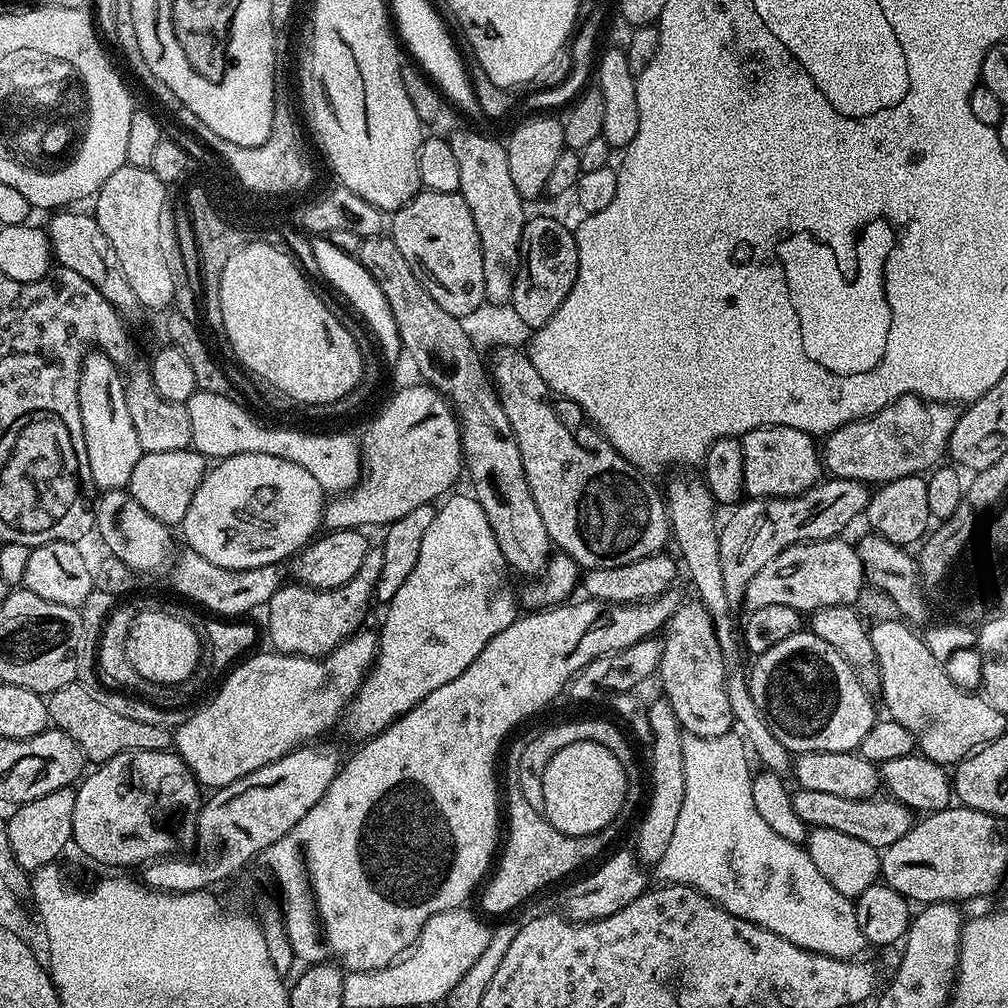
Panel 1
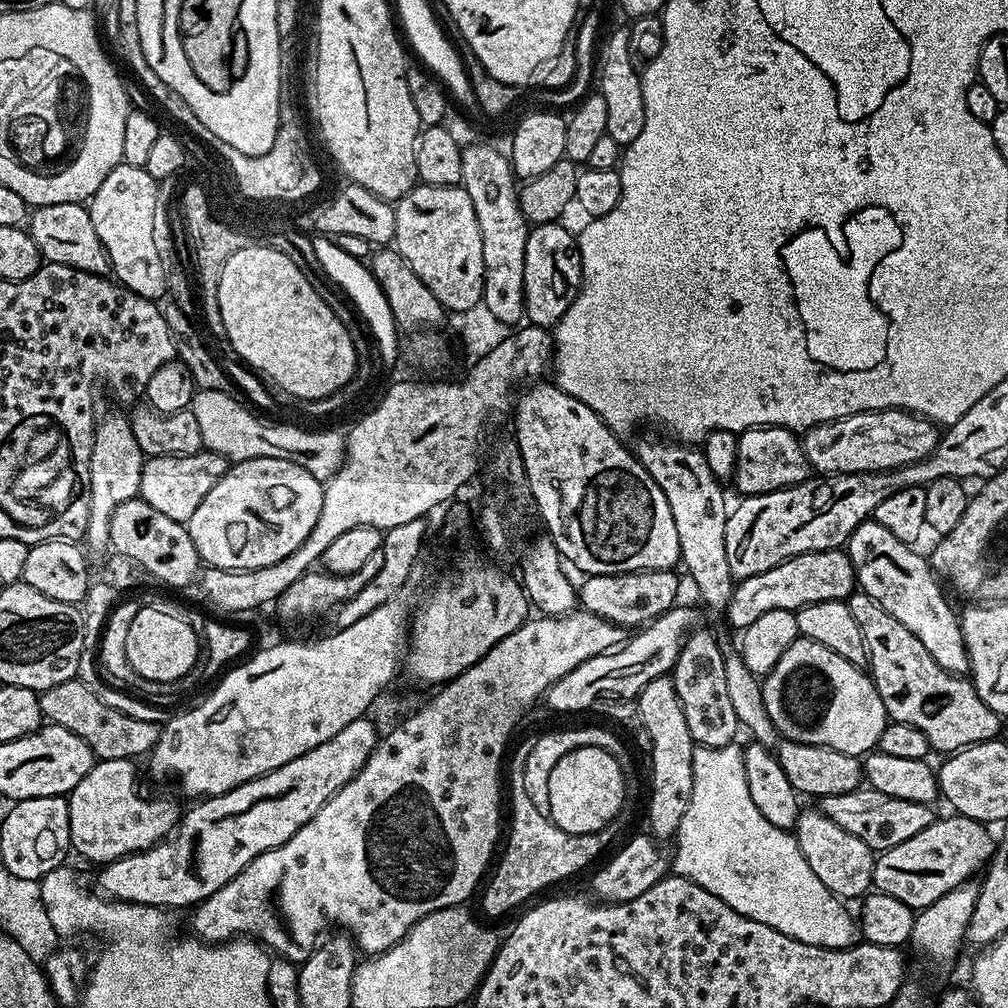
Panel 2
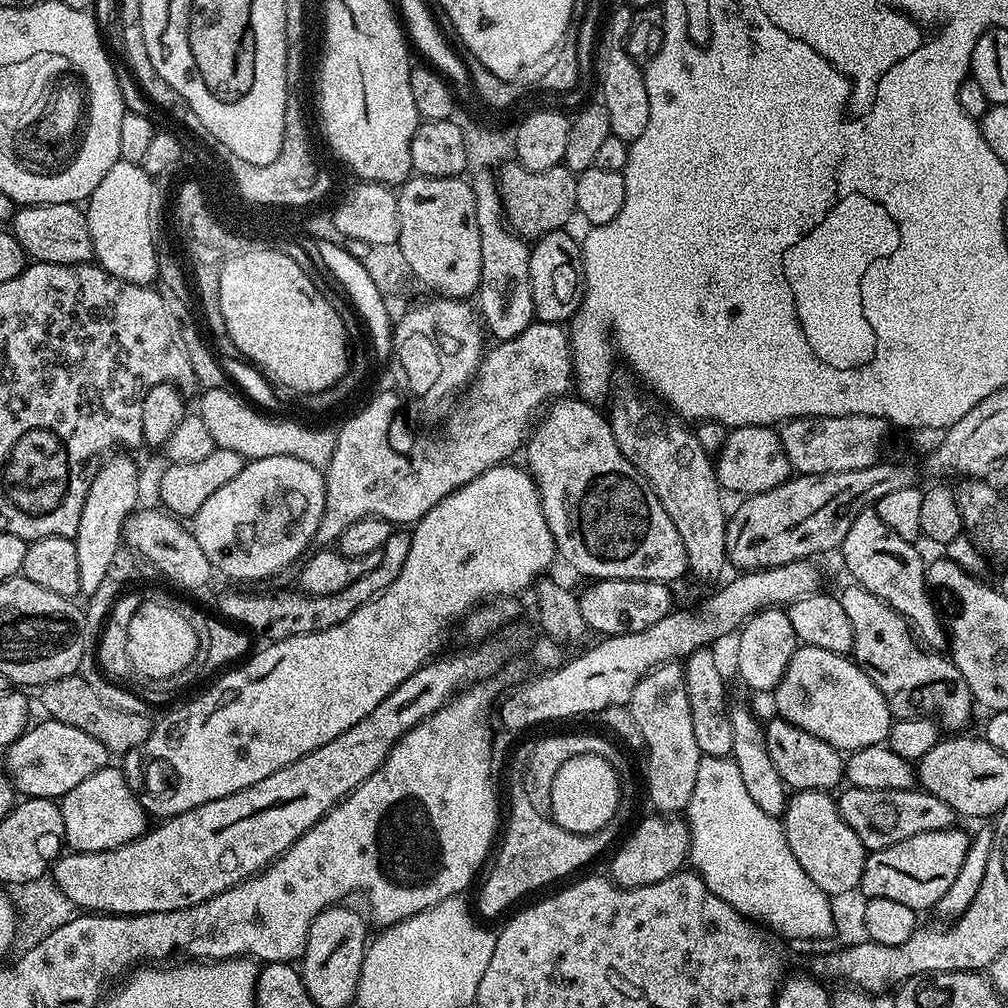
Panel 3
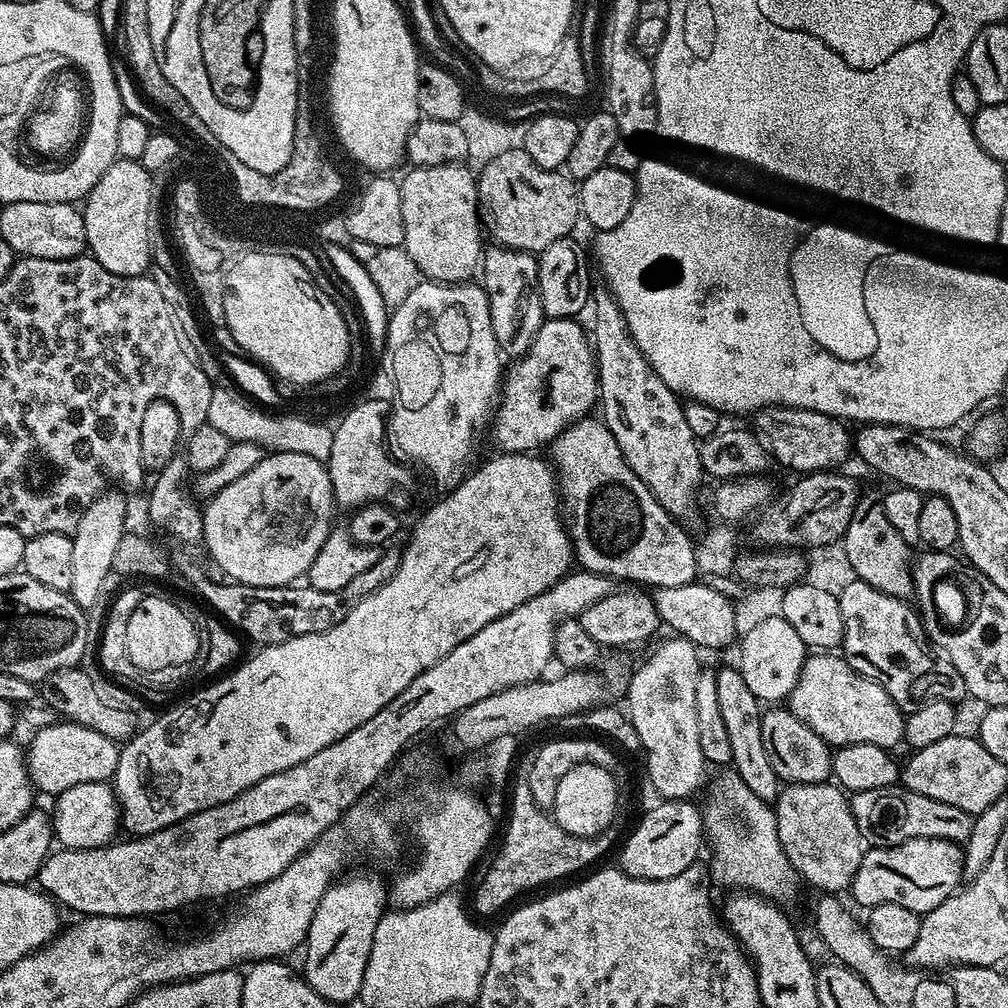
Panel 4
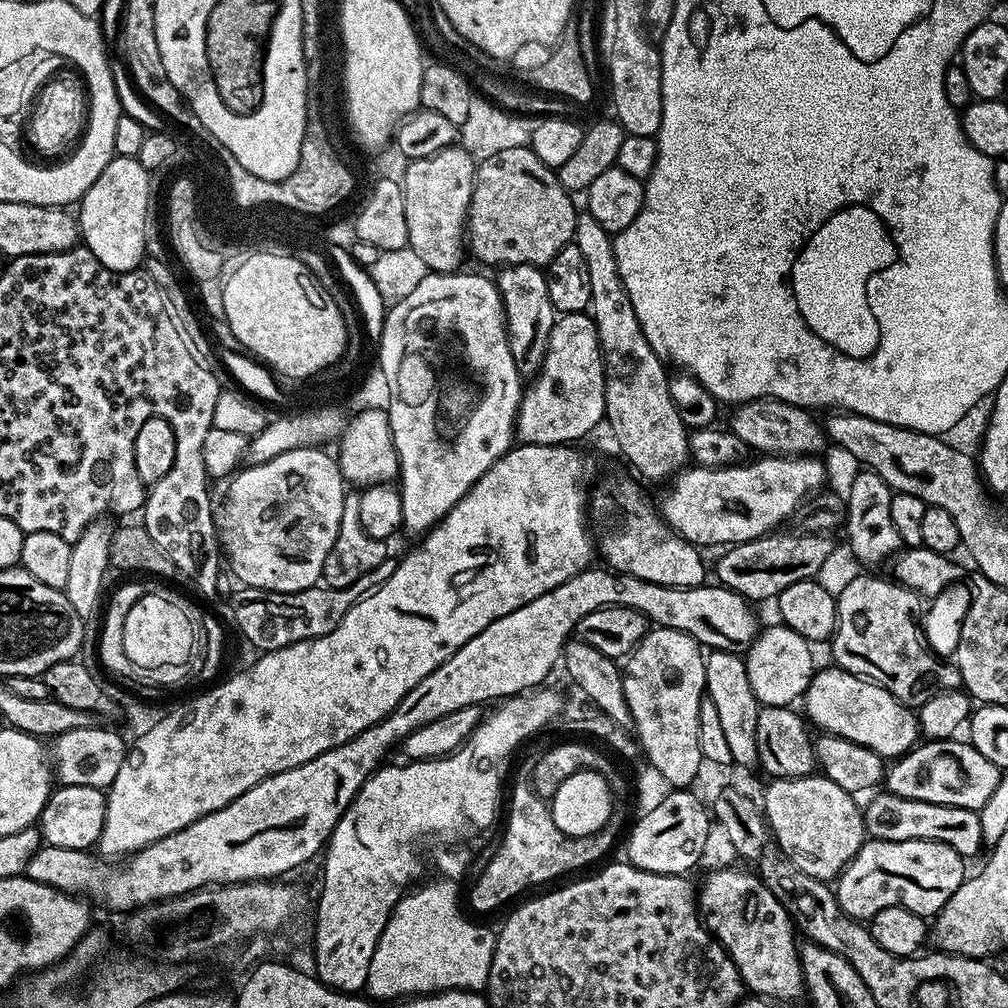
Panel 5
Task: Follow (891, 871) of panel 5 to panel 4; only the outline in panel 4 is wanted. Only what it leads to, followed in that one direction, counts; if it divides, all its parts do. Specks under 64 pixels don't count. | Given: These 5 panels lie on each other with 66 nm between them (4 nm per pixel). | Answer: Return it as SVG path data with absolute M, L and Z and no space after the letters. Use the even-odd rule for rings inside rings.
M918 838L889 848L869 847L867 854L862 858L862 866L858 866L858 874L854 874L850 895L864 910L886 902L894 902L898 906L906 906L906 910L923 914L934 910L934 906L938 906L946 897L957 891L961 887L963 875L964 853L961 845L938 838Z

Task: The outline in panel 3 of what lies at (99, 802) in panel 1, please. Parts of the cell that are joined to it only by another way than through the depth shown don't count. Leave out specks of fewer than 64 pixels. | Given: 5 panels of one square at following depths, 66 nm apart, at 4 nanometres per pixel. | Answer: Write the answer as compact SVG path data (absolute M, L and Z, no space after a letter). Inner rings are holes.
M109 766L90 774L86 782L78 782L59 801L64 823L64 839L74 852L105 852L129 844L143 836L150 827L150 817L136 801L127 778L119 767Z

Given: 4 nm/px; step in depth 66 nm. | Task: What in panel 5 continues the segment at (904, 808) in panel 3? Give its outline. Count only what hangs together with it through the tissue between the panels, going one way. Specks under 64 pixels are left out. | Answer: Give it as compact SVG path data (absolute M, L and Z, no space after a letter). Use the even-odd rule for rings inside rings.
M887 790L877 791L873 796L876 797L862 808L864 831L871 839L882 842L942 842L965 858L978 855L980 848L985 847L979 812L966 810L962 806L942 806L938 802L918 802Z

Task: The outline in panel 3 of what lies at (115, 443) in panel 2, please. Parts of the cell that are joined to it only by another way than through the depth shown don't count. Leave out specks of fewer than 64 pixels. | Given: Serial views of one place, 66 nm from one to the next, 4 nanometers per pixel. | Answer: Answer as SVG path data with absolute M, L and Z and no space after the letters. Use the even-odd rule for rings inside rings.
M112 454L97 468L90 481L90 490L84 499L79 520L74 524L74 539L78 556L78 578L80 592L94 592L108 578L108 571L114 562L114 554L122 547L124 522L137 511L136 499L140 496L140 472L131 460L131 455Z

